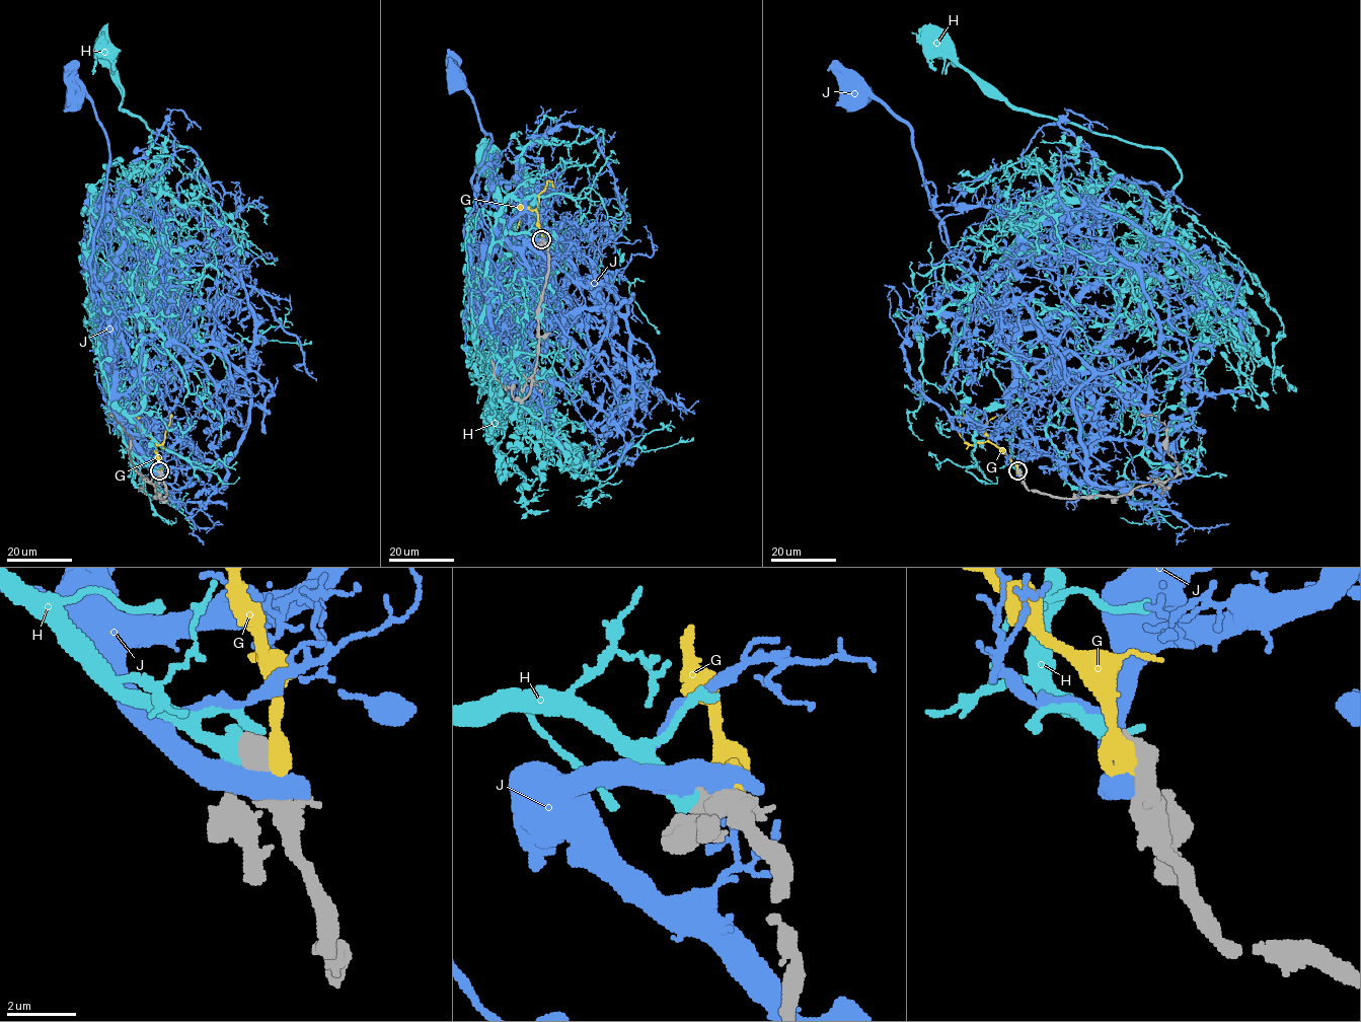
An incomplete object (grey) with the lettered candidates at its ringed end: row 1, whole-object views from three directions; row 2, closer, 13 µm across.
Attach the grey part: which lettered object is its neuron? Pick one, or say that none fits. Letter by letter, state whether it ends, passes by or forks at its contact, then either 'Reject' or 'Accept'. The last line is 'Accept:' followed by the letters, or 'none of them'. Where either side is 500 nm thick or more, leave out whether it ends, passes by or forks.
G: Reject
H: Reject
J: Reject
Accept: none of them

